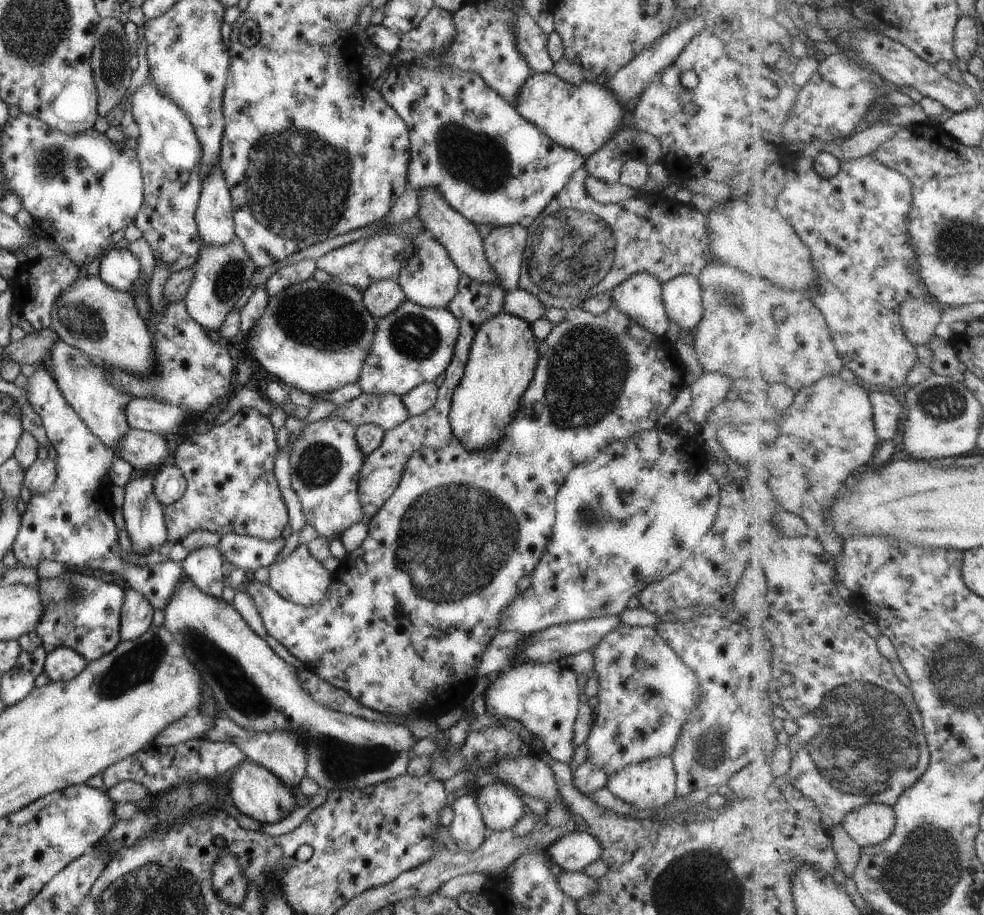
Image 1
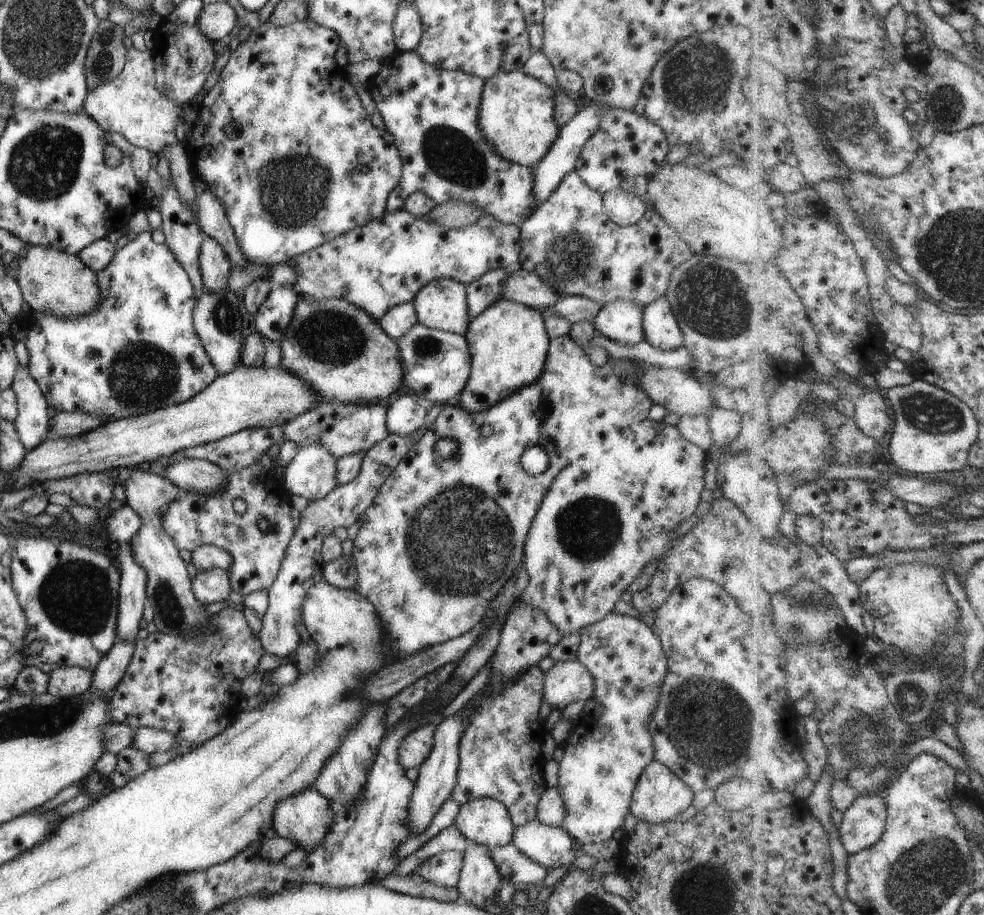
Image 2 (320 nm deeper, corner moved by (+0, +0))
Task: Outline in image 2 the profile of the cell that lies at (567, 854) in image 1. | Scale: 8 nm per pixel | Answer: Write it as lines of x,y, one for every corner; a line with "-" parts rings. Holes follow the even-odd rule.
530,820
514,827
510,843
530,861
548,870
571,865
579,845
561,827

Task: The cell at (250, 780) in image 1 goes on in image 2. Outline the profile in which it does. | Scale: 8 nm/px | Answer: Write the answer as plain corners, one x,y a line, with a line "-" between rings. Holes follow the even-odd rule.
305,789
277,804
271,826
278,837
294,842
300,850
311,851
323,842
324,836
331,828
334,814
334,806
324,796
317,791

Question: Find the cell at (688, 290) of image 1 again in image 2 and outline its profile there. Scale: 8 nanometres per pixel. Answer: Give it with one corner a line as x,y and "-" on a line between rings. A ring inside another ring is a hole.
664,294
642,308
641,318
643,340
650,345
662,351
682,346
682,332

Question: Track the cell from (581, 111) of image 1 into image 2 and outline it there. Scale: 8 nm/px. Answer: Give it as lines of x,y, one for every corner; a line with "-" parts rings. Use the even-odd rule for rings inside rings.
520,70
499,71
484,79
477,124
486,143
505,160
532,167
547,152
559,130
553,116
554,96
546,84

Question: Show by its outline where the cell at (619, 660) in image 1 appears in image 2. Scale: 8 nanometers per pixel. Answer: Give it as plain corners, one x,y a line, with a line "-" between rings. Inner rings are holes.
609,611
600,621
592,622
579,629
579,642
576,648
576,659
585,665
594,678
594,694
589,699
595,699
603,706
603,712
597,718
599,728
607,728
607,734
601,730
580,730
581,748
563,749
563,756
558,762
558,781
556,789
559,791
564,815
558,824
580,846
605,842
619,827
623,818
630,812
630,796
641,771
653,758
651,735
646,729
646,722
655,710
660,693
660,686
668,669
666,654
661,643
651,627
635,617

